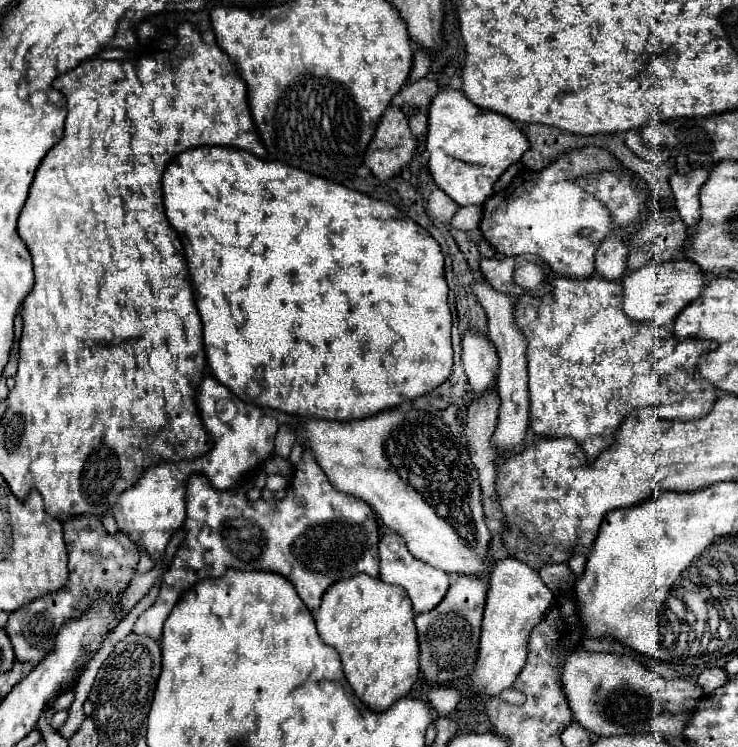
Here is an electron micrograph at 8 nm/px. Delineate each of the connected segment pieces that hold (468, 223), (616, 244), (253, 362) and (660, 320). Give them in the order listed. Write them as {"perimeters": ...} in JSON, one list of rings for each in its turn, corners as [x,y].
{"perimeters":[[[[462,206],[462,208],[458,208],[458,212],[450,220],[450,224],[452,224],[452,228],[466,232],[466,230],[478,228],[480,220],[482,220],[482,206]]],[[[618,236],[606,238],[596,252],[596,274],[600,278],[618,282],[626,270],[628,250],[630,250],[630,244],[622,242]]],[[[198,146],[178,154],[164,172],[162,192],[166,216],[174,230],[182,232],[188,276],[196,294],[196,308],[204,328],[204,350],[208,366],[214,376],[226,384],[226,388],[236,392],[238,398],[296,416],[348,422],[374,416],[386,408],[402,404],[404,400],[432,392],[452,374],[452,320],[446,302],[448,284],[444,277],[444,256],[438,242],[392,204],[374,200],[338,182],[330,182],[326,178],[278,162],[266,162],[246,150],[228,146]]],[[[672,260],[672,262],[648,262],[644,268],[632,272],[622,280],[622,308],[630,320],[652,322],[656,326],[666,326],[674,322],[678,312],[704,290],[704,272],[692,260]]]]}

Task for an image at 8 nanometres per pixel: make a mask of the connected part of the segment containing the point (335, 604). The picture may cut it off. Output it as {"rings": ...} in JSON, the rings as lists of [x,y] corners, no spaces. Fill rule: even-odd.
{"rings":[[[360,572],[352,578],[332,584],[324,592],[322,604],[316,610],[314,620],[316,620],[320,638],[338,652],[346,680],[350,682],[356,696],[368,708],[386,710],[394,700],[410,692],[412,684],[418,678],[418,638],[416,638],[416,626],[414,626],[414,610],[404,588],[386,584],[380,578],[372,578]]]}

